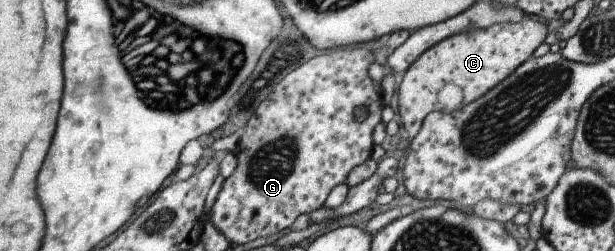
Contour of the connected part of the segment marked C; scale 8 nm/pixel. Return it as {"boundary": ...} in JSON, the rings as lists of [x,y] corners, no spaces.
{"boundary":[[[524,16],[516,23],[495,23],[484,29],[455,33],[424,50],[404,72],[397,88],[397,112],[407,140],[410,142],[417,134],[428,112],[459,108],[459,100],[451,102],[451,90],[462,90],[464,98],[461,104],[470,103],[531,57],[547,33],[543,22]]]}

